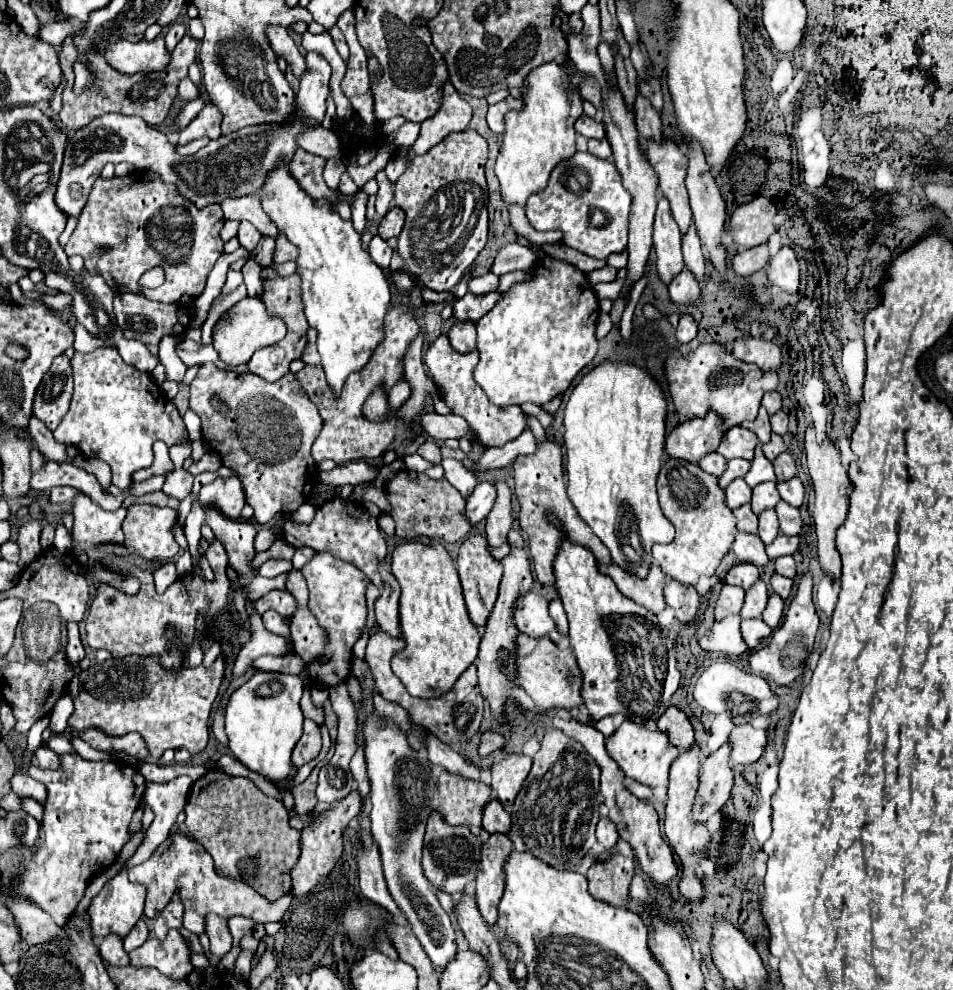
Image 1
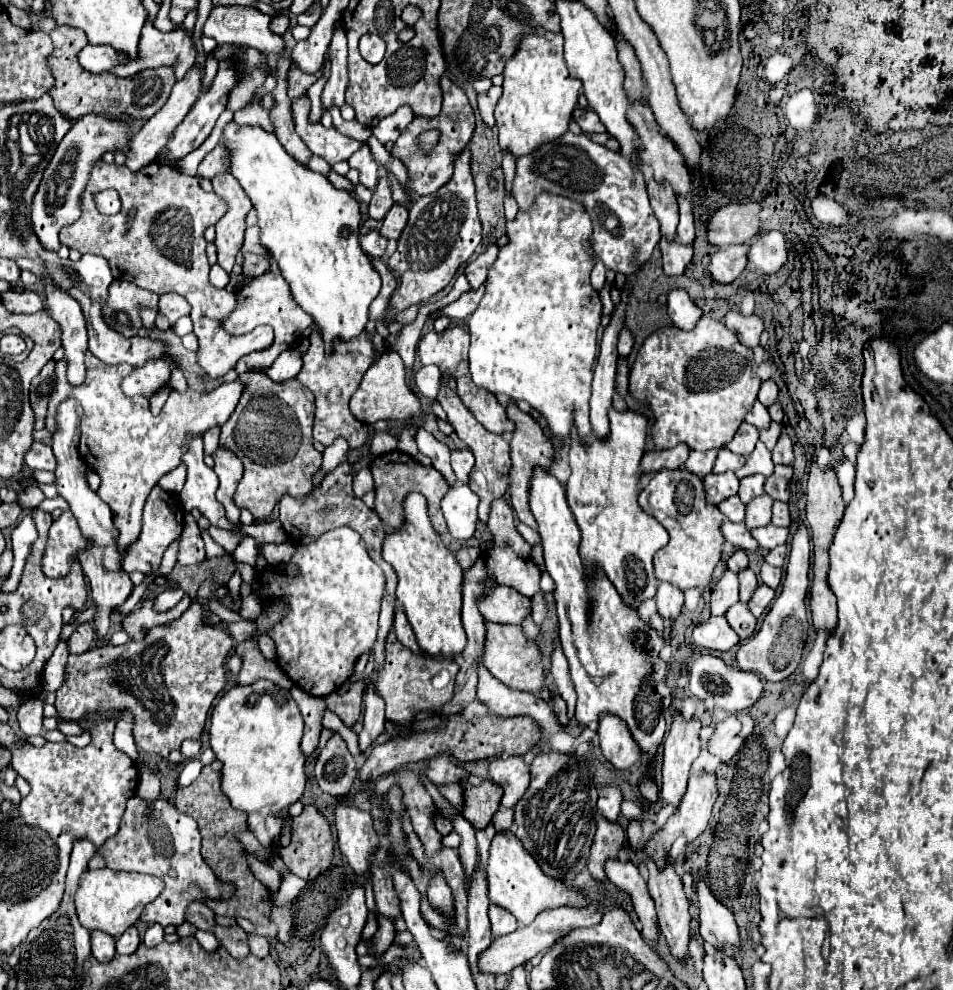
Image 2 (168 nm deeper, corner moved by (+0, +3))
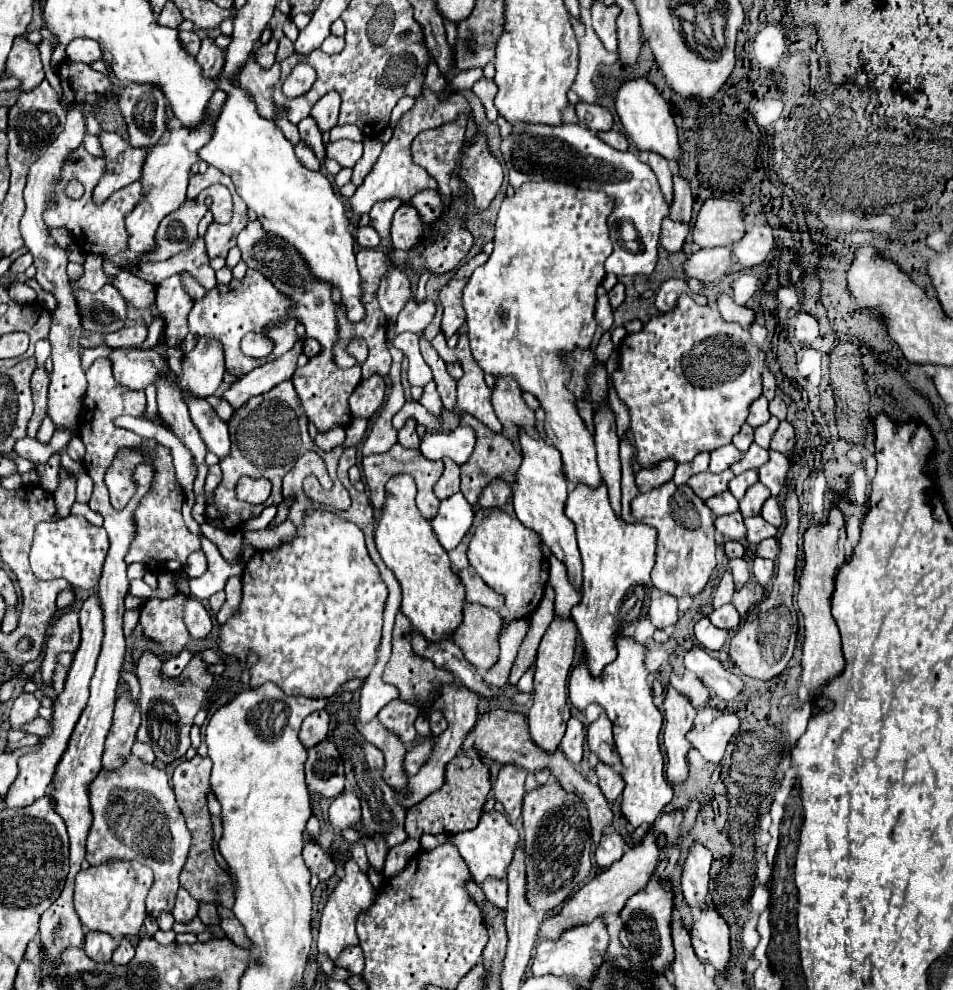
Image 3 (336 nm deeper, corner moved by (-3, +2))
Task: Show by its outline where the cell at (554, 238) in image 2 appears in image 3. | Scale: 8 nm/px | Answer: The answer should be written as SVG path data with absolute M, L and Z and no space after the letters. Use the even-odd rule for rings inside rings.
M528 182L524 188L516 190L516 194L512 198L504 198L500 212L498 212L498 220L496 220L496 234L494 234L494 252L490 254L488 262L480 268L474 270L474 274L470 276L466 288L464 288L464 310L466 310L466 324L468 324L468 338L470 338L470 348L474 354L476 364L484 370L484 374L490 374L494 378L506 378L512 376L518 386L524 392L530 392L538 402L540 408L546 412L546 420L544 420L544 430L546 430L546 438L548 442L560 452L562 456L562 464L564 464L564 474L566 480L570 484L588 484L588 486L598 486L600 484L600 470L596 464L596 446L594 446L594 436L588 432L584 420L578 414L578 406L576 406L576 396L568 390L568 382L572 380L572 366L568 364L568 356L574 350L590 350L592 346L592 338L596 332L596 318L594 318L594 304L596 304L596 288L604 278L604 262L606 258L612 254L612 242L608 236L608 226L606 220L610 216L614 208L614 202L604 194L604 192L590 192L590 190L576 190L574 186L564 186L564 184L556 184L556 182Z

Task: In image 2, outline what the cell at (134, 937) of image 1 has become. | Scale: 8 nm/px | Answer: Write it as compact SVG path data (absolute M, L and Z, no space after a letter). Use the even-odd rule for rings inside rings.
M129 927L119 939L117 939L117 953L131 955L139 947L139 933L135 927Z

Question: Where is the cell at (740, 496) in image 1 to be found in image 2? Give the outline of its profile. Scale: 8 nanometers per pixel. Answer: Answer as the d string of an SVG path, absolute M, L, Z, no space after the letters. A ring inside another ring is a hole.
M727 471L727 473L709 473L703 477L703 487L705 487L705 493L707 493L707 503L711 505L717 505L721 503L723 499L731 497L731 495L737 495L737 489L739 489L739 479L735 477L733 471Z

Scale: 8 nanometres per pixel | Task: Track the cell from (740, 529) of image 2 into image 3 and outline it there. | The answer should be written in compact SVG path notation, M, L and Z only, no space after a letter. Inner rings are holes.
M740 512L728 514L728 516L718 516L716 530L720 534L724 534L726 540L738 540L738 542L746 540L746 526L744 526L744 518Z

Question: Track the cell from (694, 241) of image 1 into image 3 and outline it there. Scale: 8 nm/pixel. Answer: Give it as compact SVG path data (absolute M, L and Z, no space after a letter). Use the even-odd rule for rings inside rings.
M674 176L674 202L670 206L670 218L682 222L682 224L690 224L692 218L692 192L688 182L682 176Z

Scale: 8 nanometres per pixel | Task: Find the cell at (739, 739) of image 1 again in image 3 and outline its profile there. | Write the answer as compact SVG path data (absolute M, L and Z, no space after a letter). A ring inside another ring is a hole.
M720 714L704 730L688 732L688 740L708 762L718 764L724 758L730 738L736 736L738 730L740 730L740 718L736 714Z

